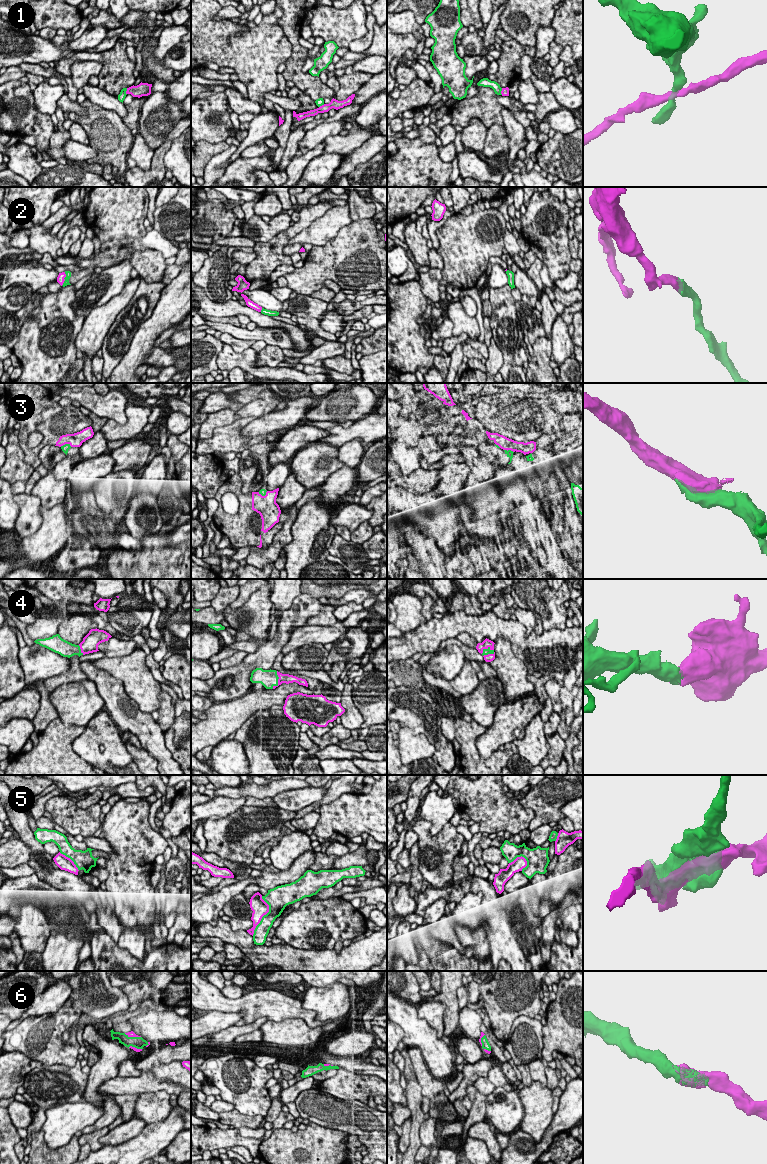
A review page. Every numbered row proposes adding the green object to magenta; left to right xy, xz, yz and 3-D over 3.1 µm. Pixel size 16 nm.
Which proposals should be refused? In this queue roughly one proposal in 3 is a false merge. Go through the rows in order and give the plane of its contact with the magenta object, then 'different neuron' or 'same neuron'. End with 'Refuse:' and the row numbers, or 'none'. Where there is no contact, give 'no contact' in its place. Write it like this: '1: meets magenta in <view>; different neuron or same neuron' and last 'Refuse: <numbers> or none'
1: meets magenta in yz; different neuron
2: meets magenta in xy; same neuron
3: meets magenta in xy; same neuron
4: meets magenta in xz; same neuron
5: meets magenta in xz; different neuron
6: meets magenta in xy; same neuron
Refuse: 1, 5

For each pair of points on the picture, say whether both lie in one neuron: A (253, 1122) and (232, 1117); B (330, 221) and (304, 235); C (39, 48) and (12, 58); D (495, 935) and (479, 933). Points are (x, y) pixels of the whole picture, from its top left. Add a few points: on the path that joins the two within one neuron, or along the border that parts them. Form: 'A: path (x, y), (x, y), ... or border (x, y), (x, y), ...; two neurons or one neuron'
A: path (248, 1121), (237, 1119); one neuron
B: path (324, 227), (317, 234), (310, 235); one neuron
C: path (32, 53), (28, 56), (19, 56); one neuron
D: border (484, 930), (491, 957); two neurons

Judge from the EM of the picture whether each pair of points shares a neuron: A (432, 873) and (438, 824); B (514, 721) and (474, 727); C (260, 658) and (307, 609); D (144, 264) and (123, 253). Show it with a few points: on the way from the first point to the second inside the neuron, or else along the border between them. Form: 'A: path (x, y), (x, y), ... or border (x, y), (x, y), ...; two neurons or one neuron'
A: border (421, 818), (430, 823), (431, 835), (449, 821); two neurons
B: border (487, 728), (476, 739), (475, 746), (478, 750); two neurons
C: path (273, 646), (281, 638), (285, 628), (294, 619); one neuron
D: path (139, 259), (128, 253); one neuron

